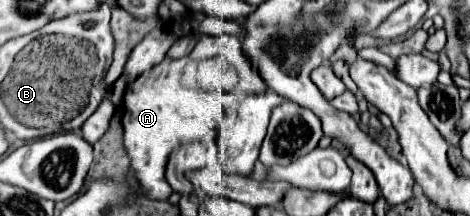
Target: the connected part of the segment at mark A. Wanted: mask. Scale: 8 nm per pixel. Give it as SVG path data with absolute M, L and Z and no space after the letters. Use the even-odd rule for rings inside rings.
M201 34L201 36L199 36L199 42L197 42L197 46L195 46L195 48L193 48L193 52L191 52L191 54L189 54L189 56L185 56L185 58L179 58L179 60L173 60L173 58L169 58L169 56L165 56L165 58L163 58L163 64L159 64L159 66L153 66L153 68L151 68L151 70L147 70L147 72L143 72L143 74L141 74L141 76L137 76L137 78L135 78L135 80L133 80L133 82L131 82L131 84L129 84L129 88L127 88L127 92L125 92L125 98L123 98L123 118L121 118L121 122L123 122L123 144L125 144L125 152L127 152L127 156L129 156L129 160L131 160L131 170L133 170L133 178L135 178L135 180L137 180L137 184L139 184L139 192L141 192L141 196L145 196L145 198L151 198L151 200L167 200L167 198L169 198L169 194L171 194L171 186L169 186L169 184L167 184L167 180L165 180L165 160L169 160L169 152L173 152L173 148L177 148L177 144L183 144L183 142L185 142L185 140L201 140L201 142L205 142L205 144L209 144L209 142L211 142L211 140L213 140L213 138L217 138L217 130L219 130L219 126L221 126L221 124L223 124L223 120L227 120L227 122L229 122L229 120L235 120L235 116L237 116L237 104L239 104L239 102L241 102L241 100L243 100L243 98L245 98L245 96L247 96L247 94L249 94L249 92L265 92L265 90L267 90L267 88L265 88L265 82L263 82L263 80L261 80L261 76L257 76L257 72L253 72L253 68L251 68L251 66L249 66L249 60L245 60L245 54L243 54L243 52L241 52L241 40L239 40L239 38L237 38L237 36L227 36L227 34L221 34L221 36L205 36L205 34ZM207 58L227 58L227 64L229 64L229 66L233 66L233 65L232 65L232 64L230 64L230 62L235 62L235 70L239 70L239 74L238 74L238 72L237 72L237 82L235 82L235 88L233 88L233 90L231 90L231 92L223 92L223 90L219 90L219 92L203 92L203 90L201 90L201 88L197 88L197 72L199 72L199 62L201 62L201 60L207 60ZM185 68L188 68L188 69L189 69L189 70L190 70L190 72L191 72L191 73L194 73L194 75L195 75L195 76L194 76L194 77L195 77L195 81L194 81L194 83L193 83L193 84L192 84L192 85L191 85L191 86L185 86L185 84L183 84L183 76L185 76Z

